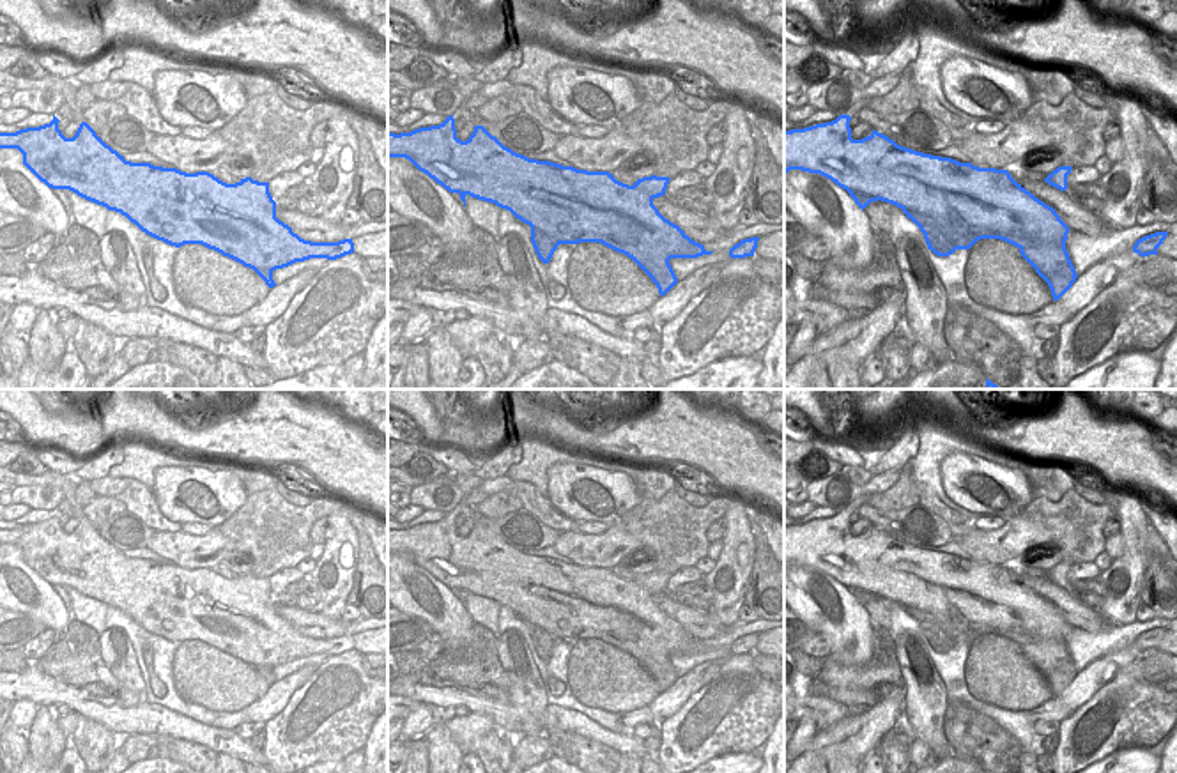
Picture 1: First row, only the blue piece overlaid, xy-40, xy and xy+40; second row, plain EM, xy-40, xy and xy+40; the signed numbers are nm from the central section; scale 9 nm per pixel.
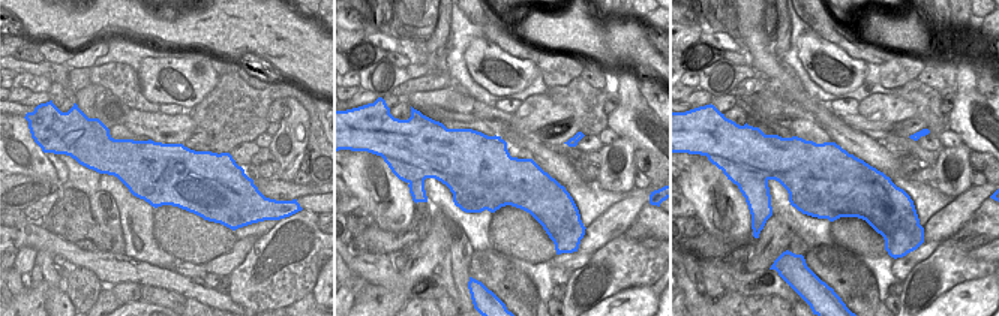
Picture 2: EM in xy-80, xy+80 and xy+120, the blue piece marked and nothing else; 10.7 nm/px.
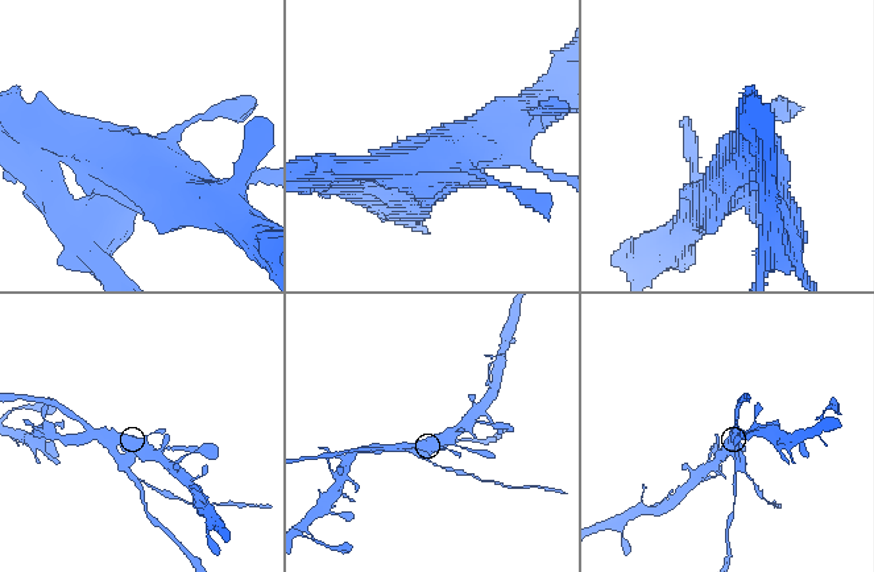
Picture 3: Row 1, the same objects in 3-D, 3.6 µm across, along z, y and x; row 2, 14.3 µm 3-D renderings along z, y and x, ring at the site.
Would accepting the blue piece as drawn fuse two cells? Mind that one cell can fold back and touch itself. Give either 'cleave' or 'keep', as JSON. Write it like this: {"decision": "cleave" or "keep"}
{"decision": "cleave"}

